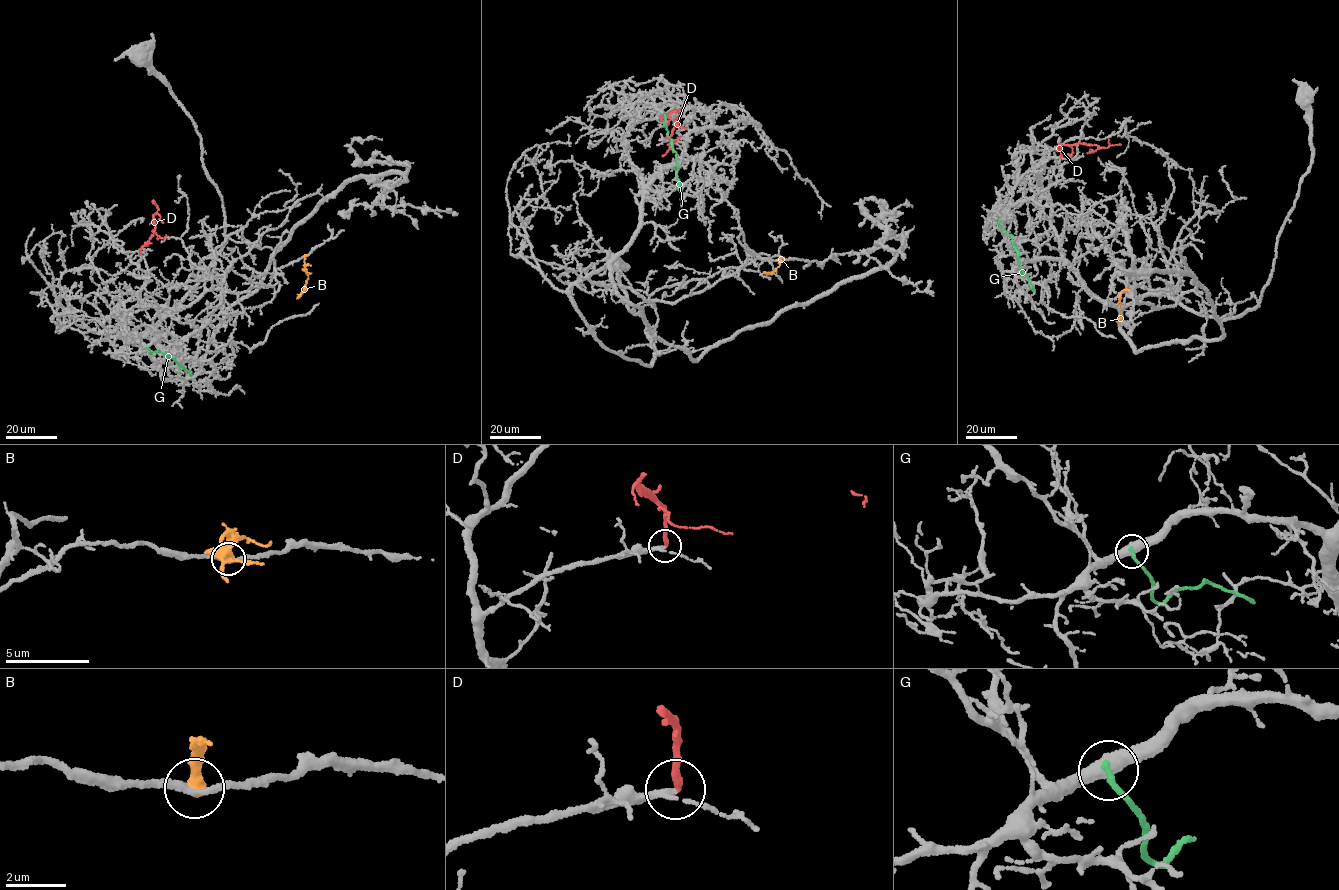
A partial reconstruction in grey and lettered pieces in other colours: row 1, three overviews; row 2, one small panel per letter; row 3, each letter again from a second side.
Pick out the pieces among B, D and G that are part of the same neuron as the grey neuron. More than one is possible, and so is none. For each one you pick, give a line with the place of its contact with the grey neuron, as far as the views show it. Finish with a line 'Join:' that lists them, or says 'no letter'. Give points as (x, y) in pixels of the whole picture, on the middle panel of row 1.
D: (660, 119)
Join: D

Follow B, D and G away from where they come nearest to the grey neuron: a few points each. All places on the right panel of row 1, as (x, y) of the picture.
B: (1129, 290), (1119, 295), (1120, 319), (1116, 322)
D: (1061, 156), (1057, 146), (1061, 144), (1094, 144), (1106, 148), (1120, 144)
G: (1000, 218), (1001, 228), (1011, 236), (1021, 267), (1035, 292)

